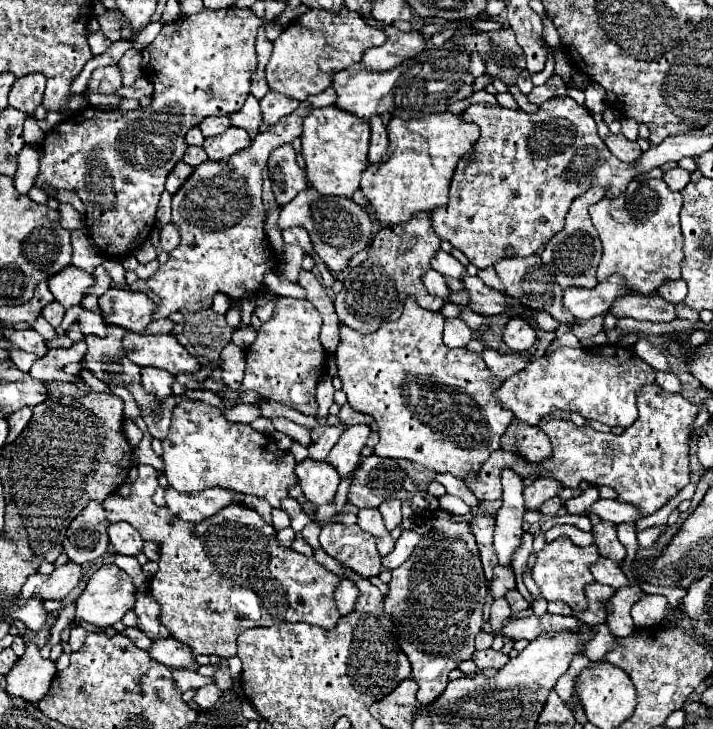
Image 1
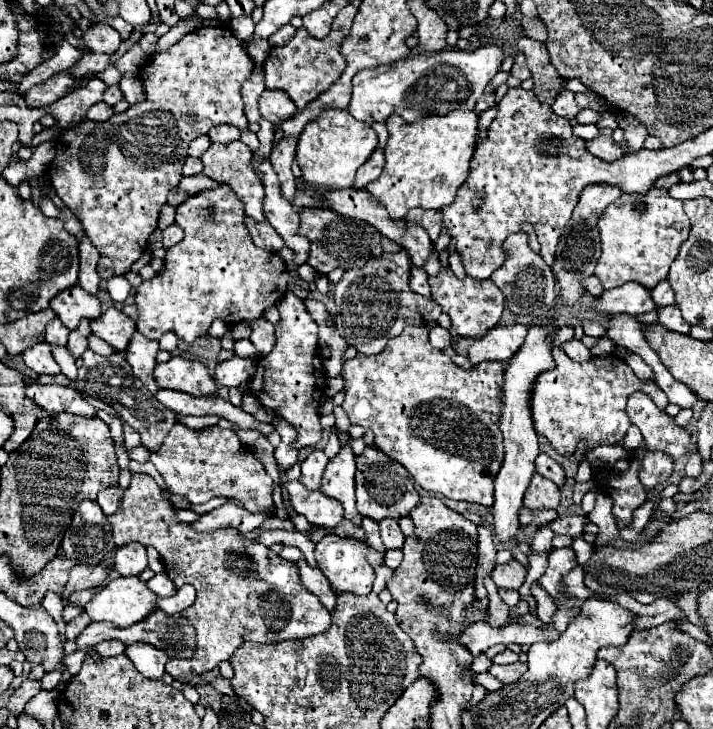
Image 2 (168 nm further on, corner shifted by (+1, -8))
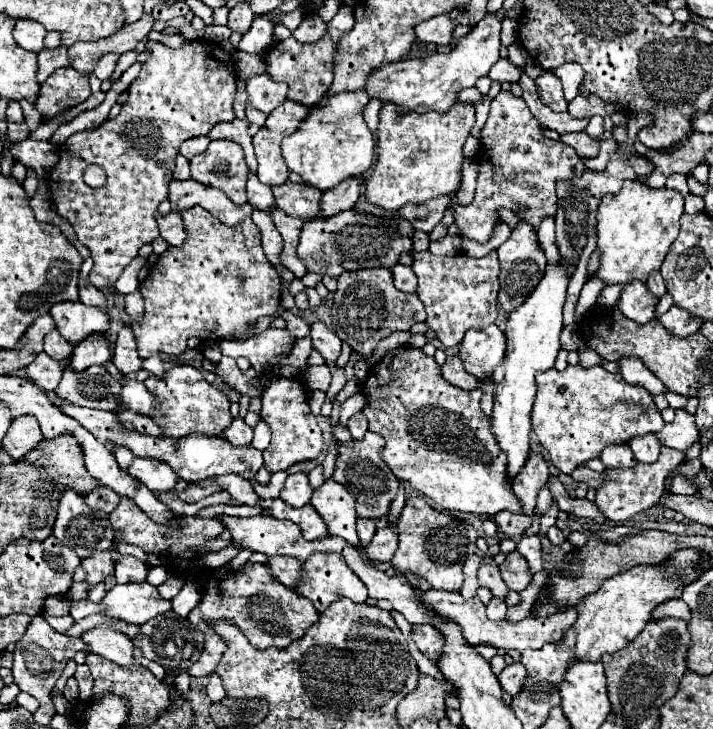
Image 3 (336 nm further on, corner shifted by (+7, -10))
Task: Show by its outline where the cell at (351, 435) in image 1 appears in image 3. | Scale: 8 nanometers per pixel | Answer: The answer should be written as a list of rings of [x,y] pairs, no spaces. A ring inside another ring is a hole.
[[[333,477],[325,479],[323,485],[313,491],[311,505],[325,519],[329,527],[329,535],[343,537],[351,545],[359,547],[359,539],[355,531],[355,521],[357,521],[355,499],[341,483],[337,483]]]

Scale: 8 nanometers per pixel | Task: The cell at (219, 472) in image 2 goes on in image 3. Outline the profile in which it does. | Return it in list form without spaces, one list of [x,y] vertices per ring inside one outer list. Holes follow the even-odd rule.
[[[135,457],[127,471],[157,493],[173,491],[179,481],[179,475],[167,463],[149,457]]]

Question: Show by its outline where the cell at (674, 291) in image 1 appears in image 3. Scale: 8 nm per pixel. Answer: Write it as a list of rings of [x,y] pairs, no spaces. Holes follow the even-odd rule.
[[[653,271],[653,275],[649,275],[649,279],[647,279],[645,285],[647,285],[647,289],[649,289],[657,299],[661,299],[661,297],[667,293],[665,283],[663,283],[663,277],[661,277],[659,271]]]

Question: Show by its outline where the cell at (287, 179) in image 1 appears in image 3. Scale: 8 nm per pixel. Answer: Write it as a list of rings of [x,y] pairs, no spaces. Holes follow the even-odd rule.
[[[287,99],[267,117],[265,125],[255,133],[253,147],[255,147],[255,157],[259,161],[257,177],[263,185],[275,187],[287,181],[289,169],[281,155],[281,141],[293,131],[297,131],[307,113],[309,111],[303,105]]]

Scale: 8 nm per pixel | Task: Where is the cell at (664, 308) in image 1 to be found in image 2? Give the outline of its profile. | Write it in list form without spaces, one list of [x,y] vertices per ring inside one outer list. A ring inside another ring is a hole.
[[[677,305],[661,307],[657,321],[663,327],[667,327],[669,331],[675,331],[675,333],[681,333],[681,335],[689,335],[689,331],[691,331],[691,325],[683,319],[683,315],[679,313],[679,307]]]

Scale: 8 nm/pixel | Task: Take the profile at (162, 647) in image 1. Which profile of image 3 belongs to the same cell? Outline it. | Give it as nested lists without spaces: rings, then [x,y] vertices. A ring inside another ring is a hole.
[[[97,627],[93,631],[87,631],[83,639],[89,643],[89,651],[95,655],[101,655],[123,667],[129,667],[135,663],[133,643],[129,643],[129,637],[119,631]]]

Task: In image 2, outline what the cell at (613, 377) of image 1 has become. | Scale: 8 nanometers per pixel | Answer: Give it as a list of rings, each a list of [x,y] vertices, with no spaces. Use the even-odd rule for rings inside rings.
[[[555,347],[553,359],[557,367],[537,377],[531,411],[535,431],[543,435],[553,449],[561,451],[563,457],[571,457],[579,441],[585,441],[587,451],[603,443],[621,443],[629,427],[625,405],[631,393],[649,393],[659,409],[665,409],[669,403],[667,395],[655,383],[641,383],[633,369],[615,355],[577,363],[571,361],[559,347]]]

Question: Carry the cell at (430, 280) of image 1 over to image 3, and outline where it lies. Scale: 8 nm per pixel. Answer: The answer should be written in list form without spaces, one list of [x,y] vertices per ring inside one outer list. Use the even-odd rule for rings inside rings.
[[[397,263],[391,271],[393,271],[393,279],[395,279],[395,285],[399,287],[399,291],[405,291],[405,293],[415,293],[417,291],[417,277],[415,277],[411,267],[405,267],[405,265]]]

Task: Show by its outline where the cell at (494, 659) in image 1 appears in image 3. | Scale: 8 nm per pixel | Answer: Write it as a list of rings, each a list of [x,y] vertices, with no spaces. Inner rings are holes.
[[[511,663],[499,673],[497,679],[499,679],[503,691],[507,691],[509,695],[517,695],[517,691],[521,689],[521,683],[525,681],[525,677],[527,677],[527,671],[525,671],[523,663]]]

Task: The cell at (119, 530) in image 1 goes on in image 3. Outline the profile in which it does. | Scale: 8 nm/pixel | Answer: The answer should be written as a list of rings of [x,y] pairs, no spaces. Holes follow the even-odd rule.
[[[119,557],[115,561],[115,579],[117,583],[129,583],[129,581],[135,581],[135,583],[141,583],[145,581],[147,577],[147,565],[135,557]]]

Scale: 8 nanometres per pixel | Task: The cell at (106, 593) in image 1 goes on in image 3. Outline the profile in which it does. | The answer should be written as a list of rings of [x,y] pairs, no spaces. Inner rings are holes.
[[[147,581],[143,583],[123,583],[111,587],[105,597],[99,603],[93,601],[77,601],[71,605],[71,617],[73,619],[83,619],[93,613],[101,613],[107,617],[123,619],[133,625],[147,623],[155,615],[161,615],[171,609],[171,601],[165,601],[157,595],[157,589],[149,585]]]

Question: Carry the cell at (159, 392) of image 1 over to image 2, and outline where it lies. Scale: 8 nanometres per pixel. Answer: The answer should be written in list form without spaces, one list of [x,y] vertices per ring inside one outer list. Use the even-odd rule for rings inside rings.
[[[137,331],[133,333],[133,337],[129,341],[129,347],[125,351],[127,363],[133,369],[133,375],[135,377],[143,377],[143,383],[145,383],[145,387],[151,393],[157,393],[157,389],[159,389],[159,385],[153,379],[157,351],[159,351],[159,343],[151,341],[151,339],[143,337],[143,335],[139,335]]]

